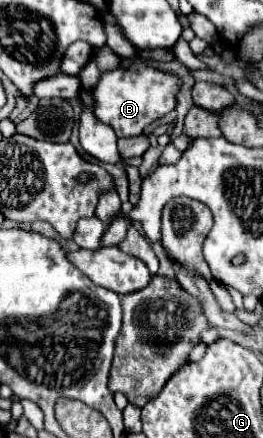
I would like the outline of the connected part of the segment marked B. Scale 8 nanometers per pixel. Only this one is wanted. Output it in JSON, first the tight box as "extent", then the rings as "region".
{"extent":[91,63,181,137],"region":[[[133,63],[129,67],[119,65],[111,71],[103,71],[91,93],[95,101],[95,117],[113,127],[117,137],[135,137],[141,135],[147,125],[155,123],[177,107],[179,91],[181,79],[175,73],[161,71],[145,63]]]}

